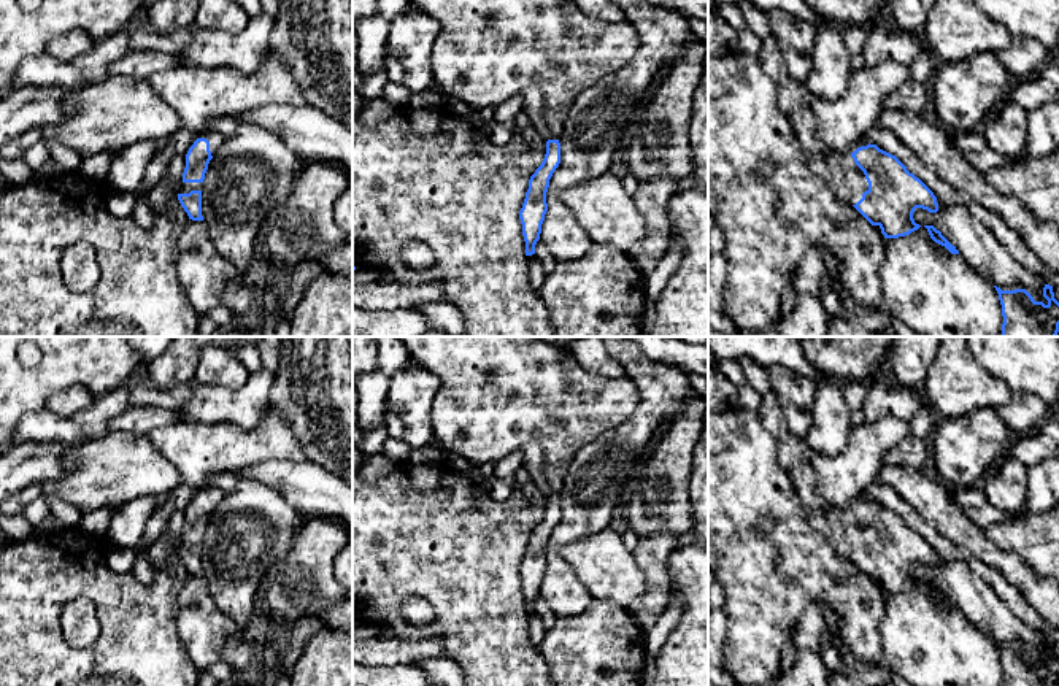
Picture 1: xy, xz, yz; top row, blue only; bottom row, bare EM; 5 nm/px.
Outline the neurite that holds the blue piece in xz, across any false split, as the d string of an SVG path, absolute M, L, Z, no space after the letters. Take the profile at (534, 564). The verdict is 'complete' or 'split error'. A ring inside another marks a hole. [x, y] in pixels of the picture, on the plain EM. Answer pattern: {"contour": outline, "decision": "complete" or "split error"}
{"contour": "M548 495L545 514L529 535L529 545L519 567L522 591L526 597L526 611L535 610L535 600L540 595L541 580L548 567L546 548L549 543L549 535L559 519L560 499L559 495Z", "decision": "complete"}

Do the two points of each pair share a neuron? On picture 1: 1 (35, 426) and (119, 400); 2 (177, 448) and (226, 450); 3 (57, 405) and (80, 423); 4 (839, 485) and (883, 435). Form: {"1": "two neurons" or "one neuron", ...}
{"1": "one neuron", "2": "one neuron", "3": "two neurons", "4": "one neuron"}

